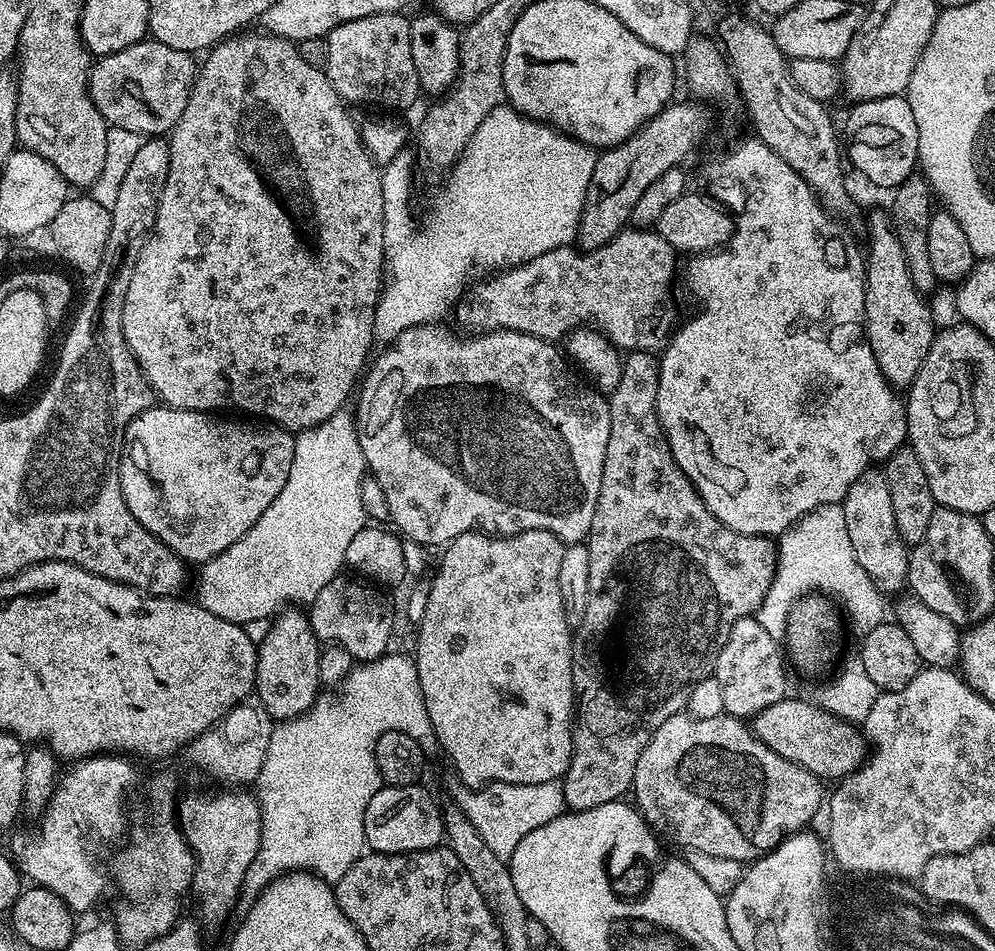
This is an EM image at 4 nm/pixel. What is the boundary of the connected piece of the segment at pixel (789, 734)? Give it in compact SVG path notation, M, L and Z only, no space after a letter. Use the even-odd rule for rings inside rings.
M791 698L779 700L751 717L750 727L762 743L774 750L774 754L782 754L782 758L810 770L825 781L836 782L851 776L866 759L866 740L861 729L855 723L841 720L816 702L810 704L806 700Z

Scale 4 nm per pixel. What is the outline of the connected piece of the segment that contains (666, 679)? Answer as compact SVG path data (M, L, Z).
M632 350L623 361L621 378L607 397L610 410L610 442L606 442L606 462L602 466L602 486L598 494L598 506L594 510L592 528L588 531L586 543L590 554L590 582L586 610L582 614L582 622L574 630L574 647L572 650L572 681L576 691L576 707L572 726L572 757L568 772L562 778L564 785L564 802L571 811L581 812L594 806L610 804L621 799L625 791L631 789L634 770L638 766L638 758L642 758L642 750L650 742L650 738L671 716L679 716L685 711L688 694L691 688L698 686L707 676L716 671L718 654L722 646L730 638L730 630L734 622L753 615L772 585L776 577L777 545L767 536L747 536L730 530L702 502L698 490L682 474L678 462L674 462L668 439L664 437L664 428L656 413L656 395L658 394L658 360L648 350Z

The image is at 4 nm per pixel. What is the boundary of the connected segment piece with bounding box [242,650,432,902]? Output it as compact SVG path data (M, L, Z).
M395 650L389 651L378 660L361 663L353 667L348 676L342 683L344 693L338 696L317 695L316 701L311 704L307 712L296 716L292 720L281 720L275 725L270 734L270 746L266 750L266 762L262 762L262 770L258 778L254 781L254 795L260 803L260 845L258 854L254 854L254 862L250 862L250 870L246 870L246 878L242 889L242 896L245 901L251 902L268 887L272 881L277 880L289 872L311 872L313 876L319 876L321 880L335 882L350 870L350 866L355 860L365 855L366 845L364 842L364 819L366 818L366 806L370 806L370 798L382 787L380 771L376 765L376 743L382 734L390 730L405 732L417 738L426 738L432 736L432 723L426 714L426 702L422 698L422 690L418 682L418 670L416 669L415 659L411 655L403 656Z

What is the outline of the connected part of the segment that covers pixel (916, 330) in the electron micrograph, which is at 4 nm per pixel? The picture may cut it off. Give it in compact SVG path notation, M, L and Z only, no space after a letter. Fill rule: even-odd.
M887 211L870 213L864 282L864 330L876 365L882 370L884 379L896 390L904 390L911 385L938 331L937 325L932 325L932 312L924 300L927 299L910 278L906 254L902 254L902 242L898 242L891 215Z

